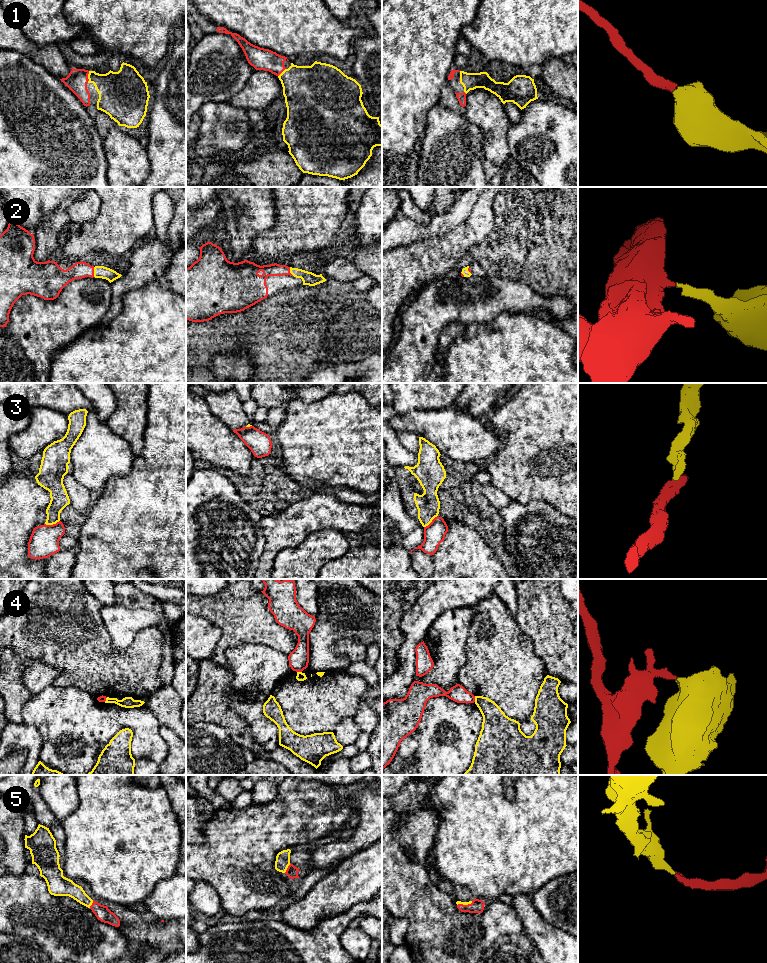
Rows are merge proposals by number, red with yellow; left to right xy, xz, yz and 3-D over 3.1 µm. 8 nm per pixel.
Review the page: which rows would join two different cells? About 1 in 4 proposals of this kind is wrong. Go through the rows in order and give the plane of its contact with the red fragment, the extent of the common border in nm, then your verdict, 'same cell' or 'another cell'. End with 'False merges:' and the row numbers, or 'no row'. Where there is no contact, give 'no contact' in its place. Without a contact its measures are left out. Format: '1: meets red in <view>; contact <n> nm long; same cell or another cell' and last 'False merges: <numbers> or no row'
1: meets red in xy; contact 100 nm long; same cell
2: meets red in xy; contact 80 nm long; same cell
3: meets red in xy; contact 120 nm long; another cell
4: meets red in yz; contact 50 nm long; another cell
5: meets red in xz; contact 90 nm long; same cell
False merges: 3, 4

